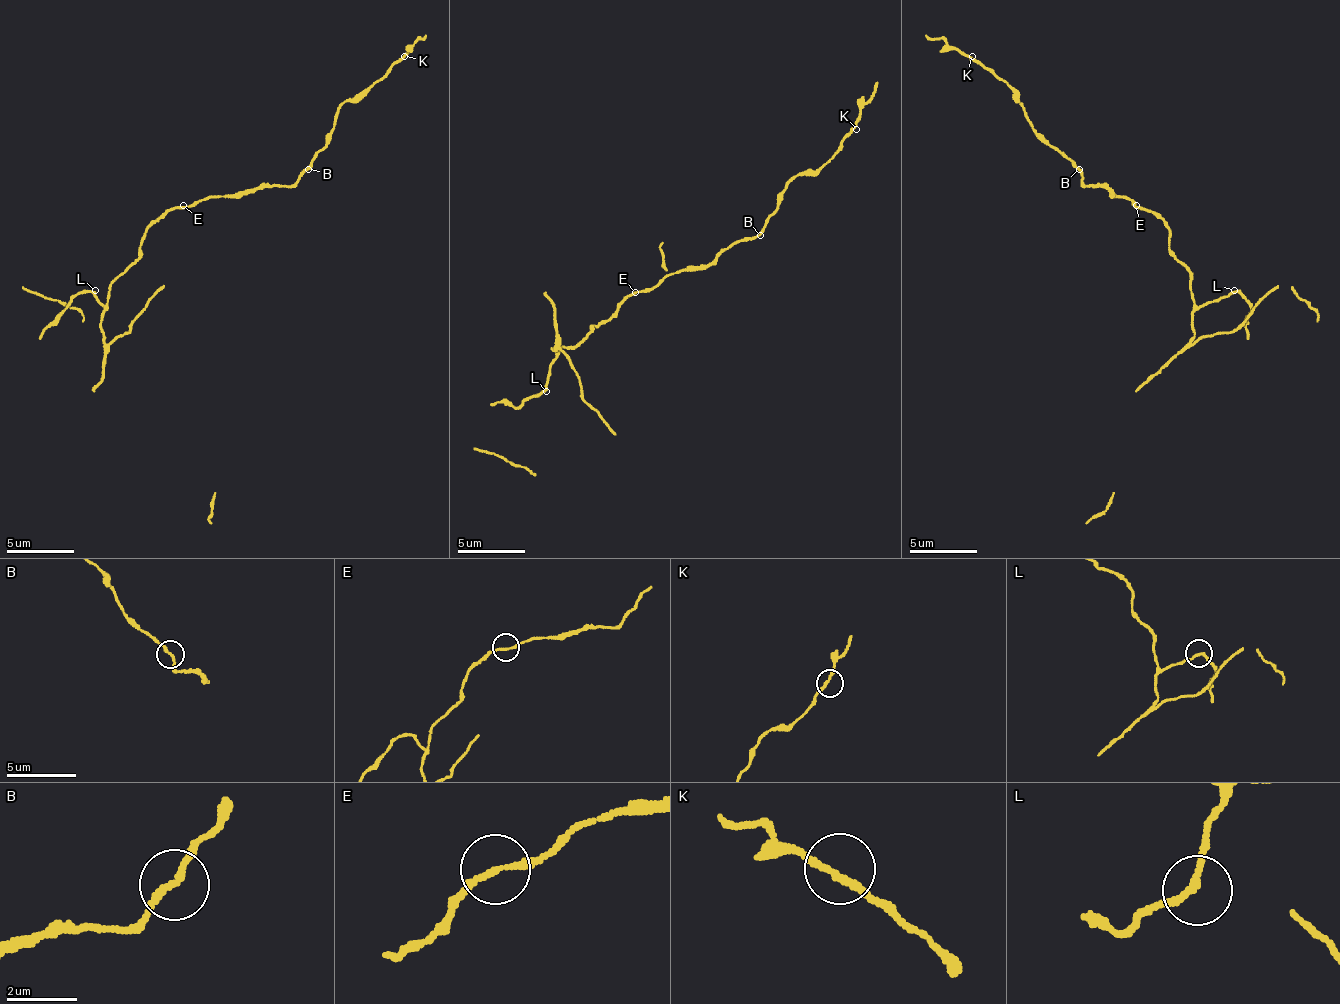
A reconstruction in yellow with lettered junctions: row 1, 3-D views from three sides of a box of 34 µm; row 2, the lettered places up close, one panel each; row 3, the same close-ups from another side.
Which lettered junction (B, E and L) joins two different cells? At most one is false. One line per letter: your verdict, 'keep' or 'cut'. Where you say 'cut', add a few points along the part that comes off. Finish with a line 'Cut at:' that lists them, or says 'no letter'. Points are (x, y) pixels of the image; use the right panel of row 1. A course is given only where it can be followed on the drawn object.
B: keep
E: keep
L: keep
Cut at: no letter

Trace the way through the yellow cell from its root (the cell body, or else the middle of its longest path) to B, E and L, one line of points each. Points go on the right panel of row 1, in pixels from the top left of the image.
B: (1153, 216), (1108, 188), (1085, 185), (1085, 178), (1078, 168)
E: (1153, 216), (1136, 205)
L: (1153, 216), (1170, 233), (1170, 253), (1190, 273), (1190, 290), (1197, 304), (1221, 301), (1234, 290)

